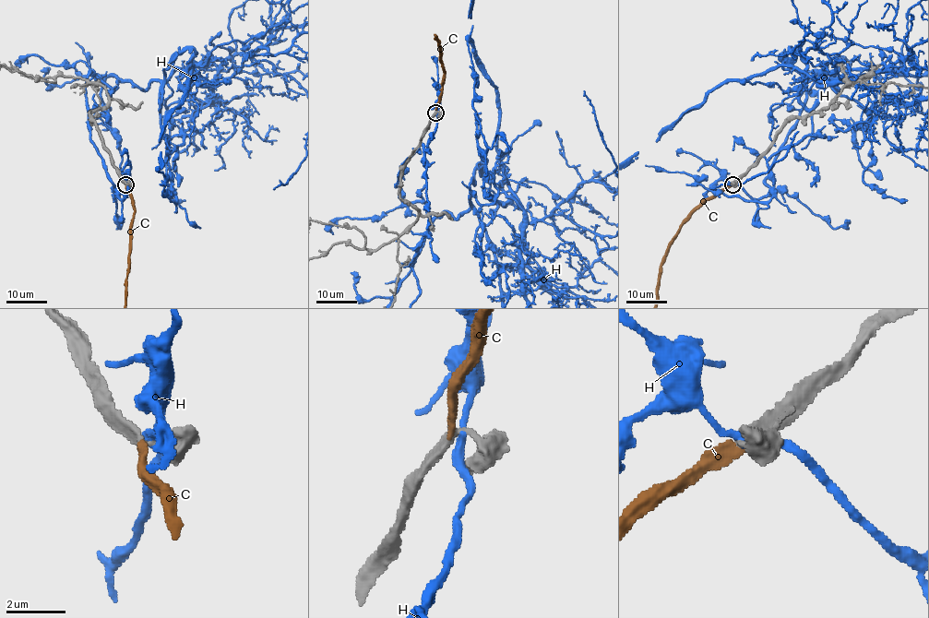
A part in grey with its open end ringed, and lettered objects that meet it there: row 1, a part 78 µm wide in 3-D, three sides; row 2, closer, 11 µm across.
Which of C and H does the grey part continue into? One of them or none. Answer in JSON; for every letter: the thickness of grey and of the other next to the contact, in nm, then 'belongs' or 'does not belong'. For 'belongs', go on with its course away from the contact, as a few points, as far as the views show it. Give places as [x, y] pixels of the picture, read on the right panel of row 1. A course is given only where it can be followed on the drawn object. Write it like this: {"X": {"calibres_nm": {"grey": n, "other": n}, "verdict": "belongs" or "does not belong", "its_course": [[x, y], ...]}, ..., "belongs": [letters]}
{"C": {"calibres_nm": {"grey": 280, "other": 320}, "verdict": "belongs"}, "H": {"calibres_nm": {"grey": 280, "other": 280}, "verdict": "does not belong"}, "belongs": ["C"]}

